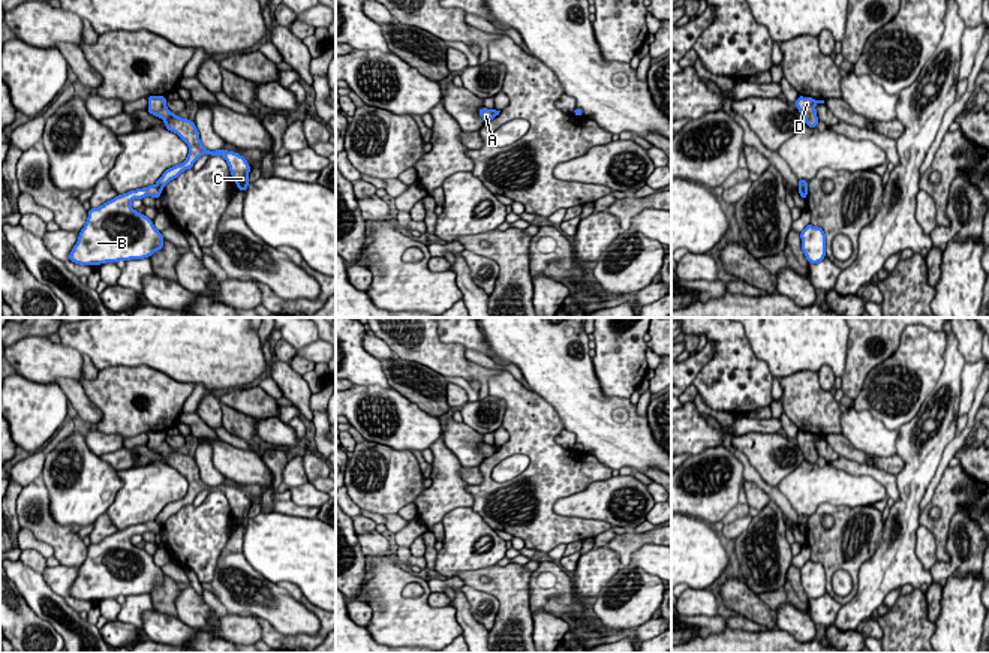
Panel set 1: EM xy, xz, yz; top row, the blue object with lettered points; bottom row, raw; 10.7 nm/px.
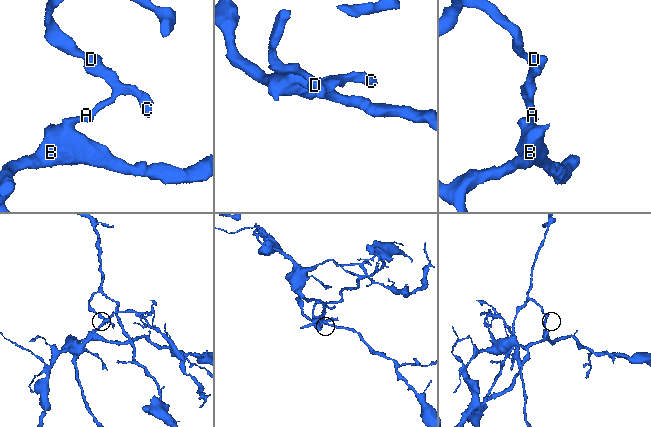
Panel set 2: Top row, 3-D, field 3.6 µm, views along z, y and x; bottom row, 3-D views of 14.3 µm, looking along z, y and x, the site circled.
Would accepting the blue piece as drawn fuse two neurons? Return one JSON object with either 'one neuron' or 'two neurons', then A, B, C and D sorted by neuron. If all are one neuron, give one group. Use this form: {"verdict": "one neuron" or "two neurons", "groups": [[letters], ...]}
{"verdict": "two neurons", "groups": [["A", "B"], ["C", "D"]]}

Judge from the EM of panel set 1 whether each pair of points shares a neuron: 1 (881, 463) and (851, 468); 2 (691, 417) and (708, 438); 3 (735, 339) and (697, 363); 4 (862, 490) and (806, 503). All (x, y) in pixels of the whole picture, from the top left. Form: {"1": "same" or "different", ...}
{"1": "different", "2": "same", "3": "different", "4": "same"}

